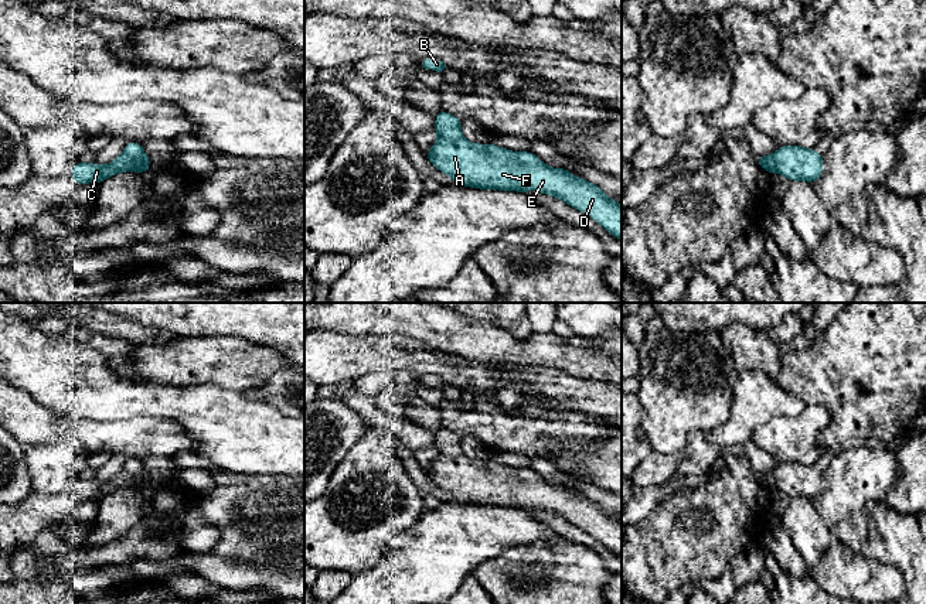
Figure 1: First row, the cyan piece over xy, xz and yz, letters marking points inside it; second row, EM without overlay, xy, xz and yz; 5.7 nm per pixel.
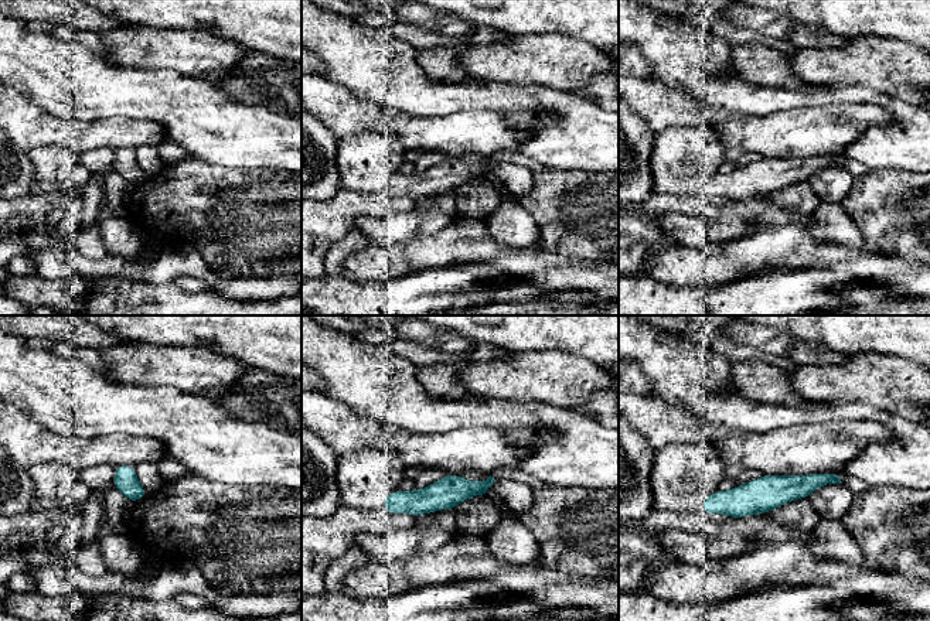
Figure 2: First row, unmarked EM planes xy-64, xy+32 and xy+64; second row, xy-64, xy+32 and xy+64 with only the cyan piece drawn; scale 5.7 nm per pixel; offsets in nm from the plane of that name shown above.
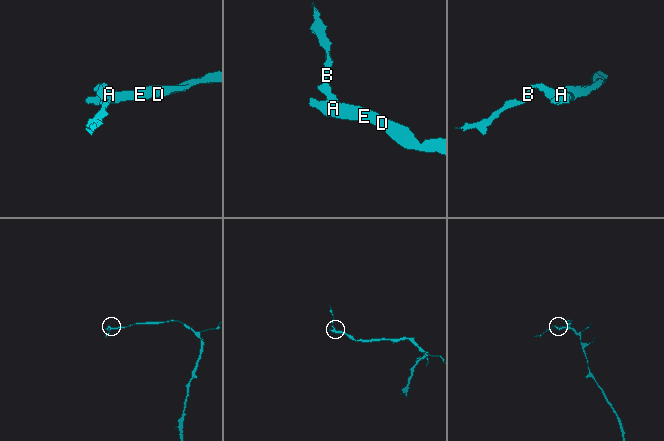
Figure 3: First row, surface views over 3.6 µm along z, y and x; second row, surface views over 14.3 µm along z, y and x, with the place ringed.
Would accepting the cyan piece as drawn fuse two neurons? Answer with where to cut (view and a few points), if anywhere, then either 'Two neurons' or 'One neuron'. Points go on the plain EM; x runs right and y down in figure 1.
Split along xz (439, 453), (448, 457), (462, 456). Two neurons

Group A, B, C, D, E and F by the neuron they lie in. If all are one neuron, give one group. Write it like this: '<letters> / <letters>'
A C D E F / B

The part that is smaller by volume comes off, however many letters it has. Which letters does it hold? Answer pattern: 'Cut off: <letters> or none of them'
Cut off: B

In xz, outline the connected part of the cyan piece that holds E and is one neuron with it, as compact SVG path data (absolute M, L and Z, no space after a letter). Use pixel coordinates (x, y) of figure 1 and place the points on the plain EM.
M439 454L423 470L436 487L460 504L547 511L586 530L622 557L622 522L585 494L573 494L571 485L551 485L531 468L474 461L464 455L449 458Z

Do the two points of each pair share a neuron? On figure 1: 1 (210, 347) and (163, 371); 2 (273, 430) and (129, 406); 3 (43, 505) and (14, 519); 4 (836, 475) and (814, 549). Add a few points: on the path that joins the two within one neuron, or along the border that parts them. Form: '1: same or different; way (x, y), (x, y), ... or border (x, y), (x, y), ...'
1: same; way (198, 358), (174, 359)
2: same; way (238, 427), (230, 427), (191, 405), (164, 405)
3: same; way (36, 512), (27, 519), (21, 519)
4: different; border (812, 501), (824, 524), (837, 538)

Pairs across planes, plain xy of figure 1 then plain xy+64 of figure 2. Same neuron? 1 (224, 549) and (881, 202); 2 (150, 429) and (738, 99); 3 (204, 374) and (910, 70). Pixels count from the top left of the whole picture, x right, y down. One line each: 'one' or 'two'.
1: one
2: two
3: one

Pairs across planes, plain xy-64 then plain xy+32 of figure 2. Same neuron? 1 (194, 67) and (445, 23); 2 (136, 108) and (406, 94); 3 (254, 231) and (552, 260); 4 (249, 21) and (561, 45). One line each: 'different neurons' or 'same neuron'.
1: different neurons
2: same neuron
3: different neurons
4: different neurons

